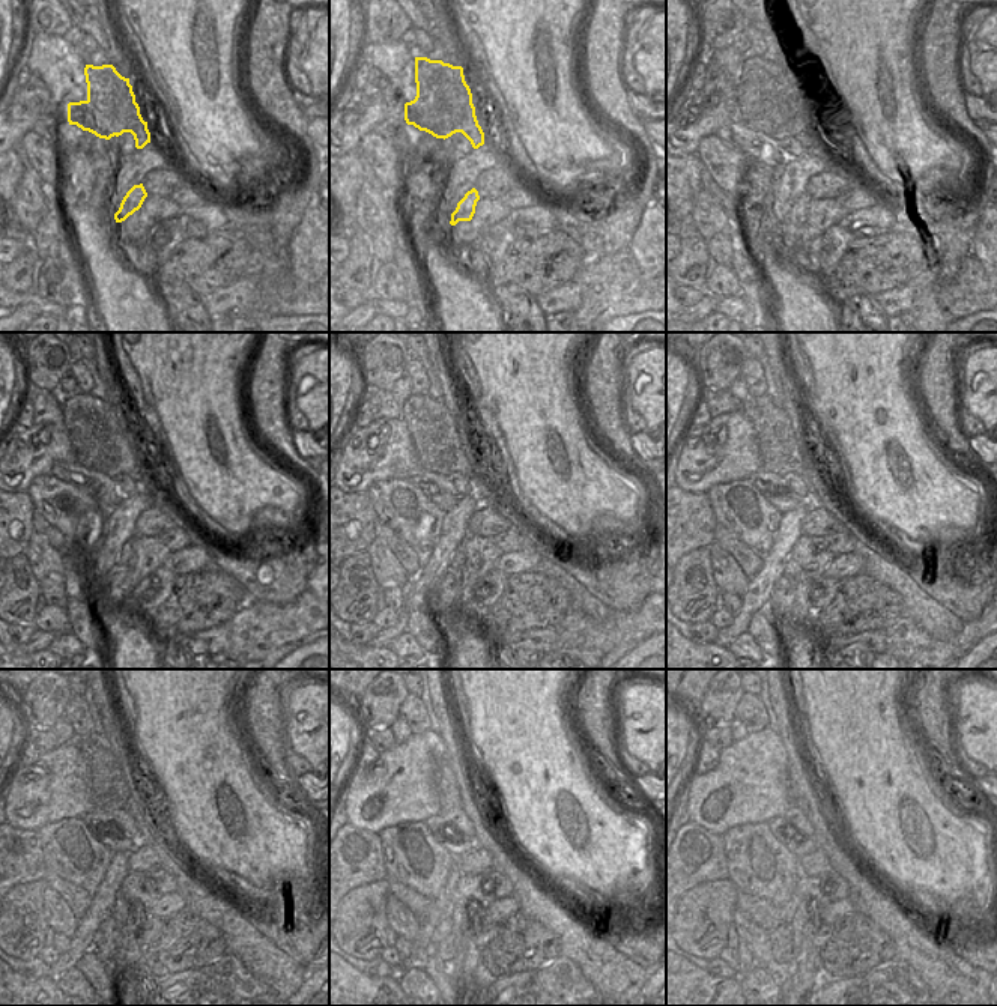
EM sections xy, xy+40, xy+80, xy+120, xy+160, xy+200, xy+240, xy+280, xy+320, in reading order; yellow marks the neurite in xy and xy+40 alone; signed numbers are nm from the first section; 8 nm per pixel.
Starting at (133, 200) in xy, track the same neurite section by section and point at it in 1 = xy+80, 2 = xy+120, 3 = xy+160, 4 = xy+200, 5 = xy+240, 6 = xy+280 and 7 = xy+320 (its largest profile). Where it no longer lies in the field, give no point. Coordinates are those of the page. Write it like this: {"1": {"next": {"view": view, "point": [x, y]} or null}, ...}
{"1": {"next": {"view": "xy+80", "point": [797, 215]}}, "2": {"next": {"view": "xy+120", "point": [125, 557]}}, "3": {"next": {"view": "xy+160", "point": [457, 561]}}, "4": {"next": {"view": "xy+200", "point": [793, 569]}}, "5": {"next": {"view": "xy+240", "point": [121, 910]}}, "6": {"next": {"view": "xy+280", "point": [462, 915]}}, "7": {"next": {"view": "xy+320", "point": [796, 913]}}}

